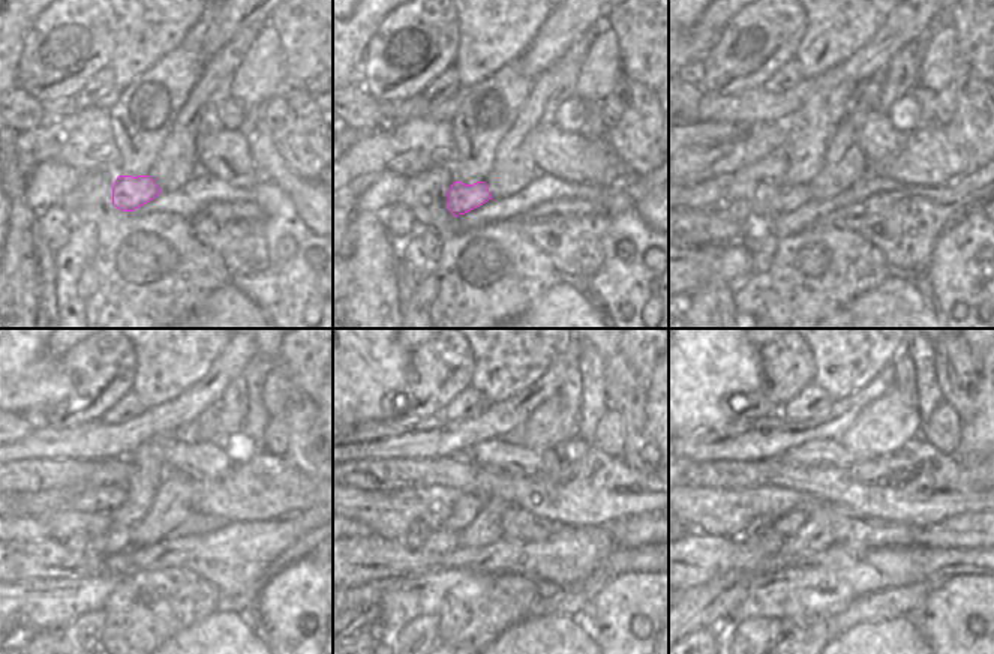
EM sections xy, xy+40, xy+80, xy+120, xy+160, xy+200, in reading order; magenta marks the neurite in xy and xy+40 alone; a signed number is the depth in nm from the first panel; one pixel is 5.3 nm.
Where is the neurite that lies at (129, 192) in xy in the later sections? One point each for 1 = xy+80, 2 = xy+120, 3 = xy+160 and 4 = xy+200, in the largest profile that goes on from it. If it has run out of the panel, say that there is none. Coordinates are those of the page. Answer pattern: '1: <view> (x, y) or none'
1: xy+80 (793, 197)
2: xy+120 (116, 539)
3: xy+160 (447, 539)
4: xy+200 (778, 539)

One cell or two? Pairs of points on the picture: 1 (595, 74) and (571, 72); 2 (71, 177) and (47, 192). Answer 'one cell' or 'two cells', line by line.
1: two cells
2: one cell

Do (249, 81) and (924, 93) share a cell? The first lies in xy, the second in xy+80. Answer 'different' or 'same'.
different

